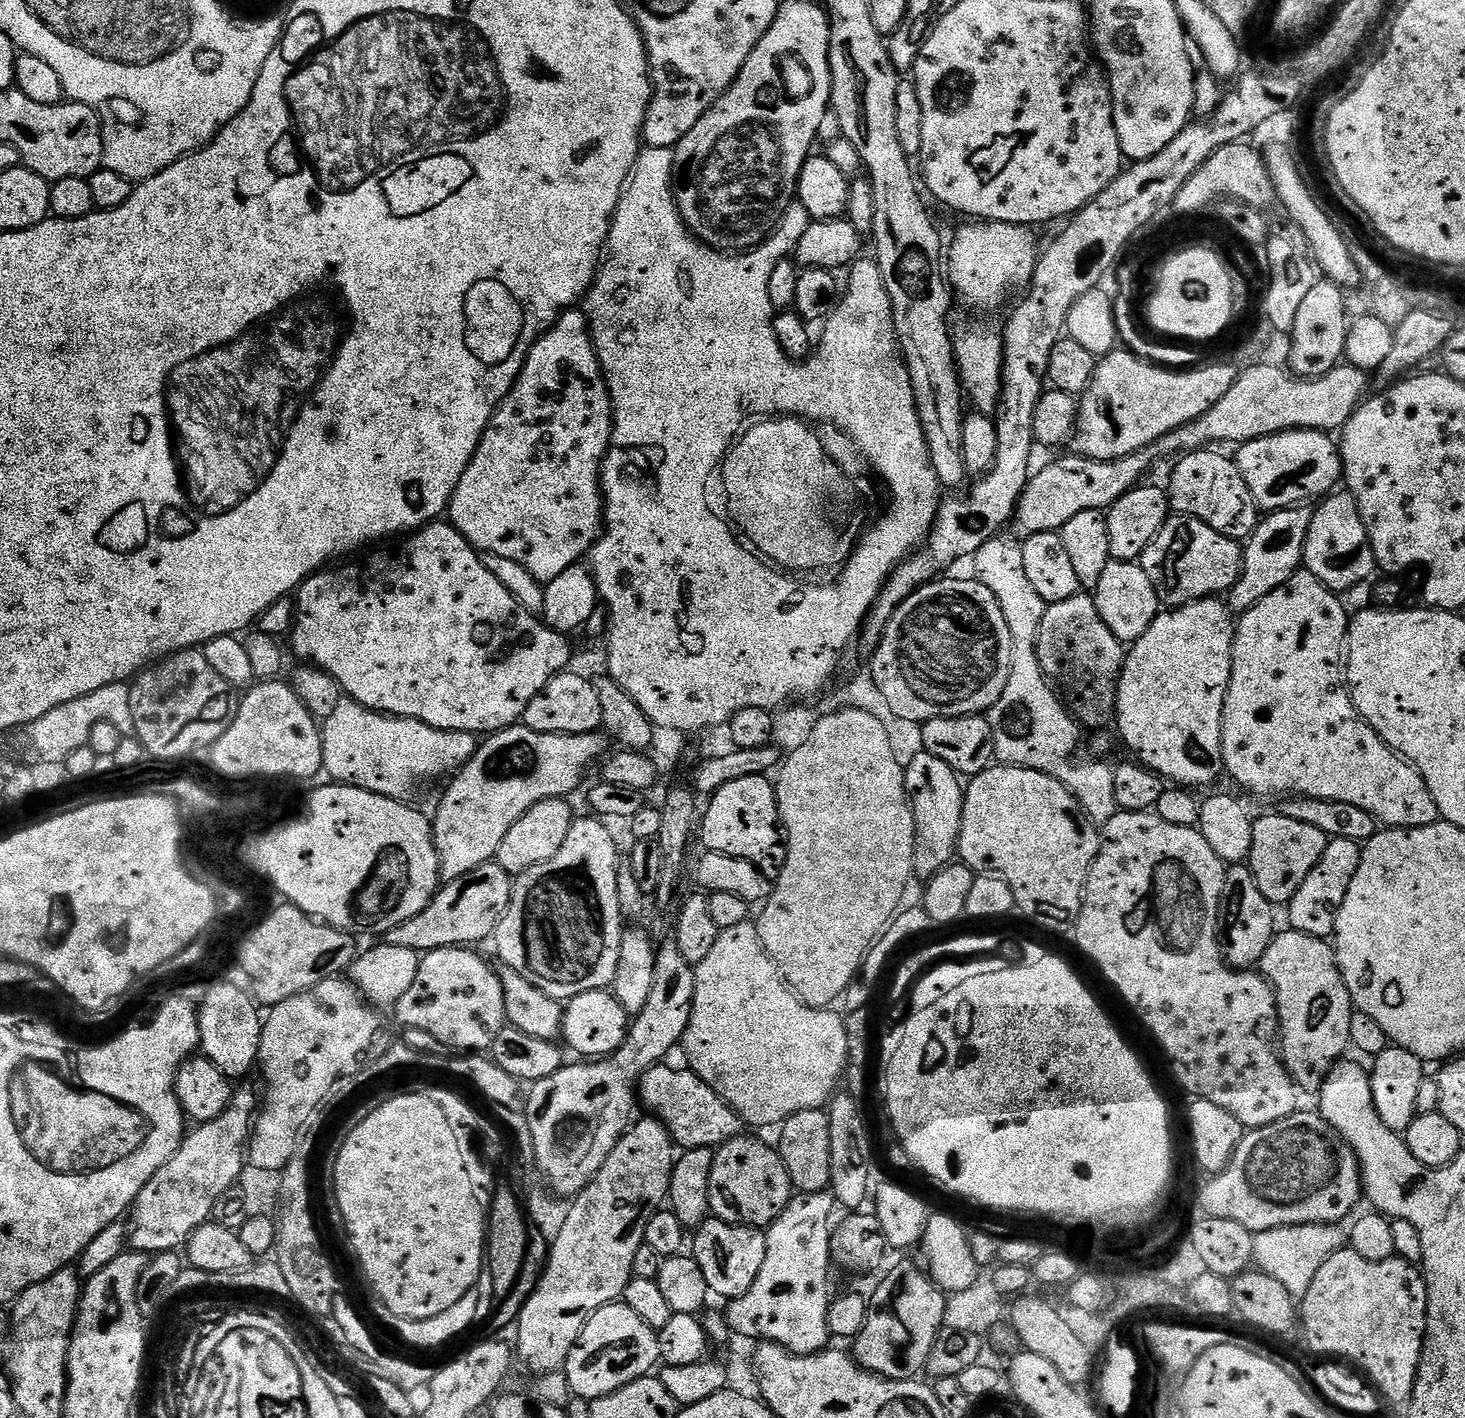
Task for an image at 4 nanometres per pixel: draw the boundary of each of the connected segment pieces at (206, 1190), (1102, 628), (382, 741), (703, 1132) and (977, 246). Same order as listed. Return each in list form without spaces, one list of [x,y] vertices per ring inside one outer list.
[[[237,1087],[232,1094],[232,1104],[218,1118],[214,1118],[205,1124],[196,1124],[195,1127],[185,1135],[184,1141],[178,1146],[178,1154],[174,1154],[174,1158],[170,1158],[170,1162],[166,1162],[166,1166],[162,1166],[162,1170],[158,1170],[158,1174],[154,1174],[154,1178],[150,1178],[150,1182],[146,1182],[146,1186],[142,1186],[142,1194],[138,1194],[138,1198],[133,1202],[130,1209],[130,1217],[132,1216],[132,1228],[127,1229],[126,1236],[130,1241],[130,1248],[133,1252],[143,1252],[145,1254],[153,1254],[152,1252],[172,1252],[175,1248],[183,1249],[188,1243],[188,1239],[195,1234],[195,1231],[202,1227],[203,1224],[212,1220],[212,1211],[218,1202],[218,1198],[222,1198],[222,1194],[226,1194],[226,1190],[236,1187],[241,1179],[244,1168],[246,1169],[246,1149],[249,1139],[252,1135],[252,1125],[254,1117],[258,1112],[258,1092],[252,1088]]]
[[[1081,590],[1074,598],[1066,598],[1066,602],[1047,605],[1038,630],[1036,649],[1044,675],[1058,689],[1077,724],[1085,729],[1104,730],[1107,724],[1109,727],[1115,721],[1118,682],[1126,648],[1114,638],[1110,626],[1102,622],[1095,595]]]
[[[342,698],[334,714],[322,722],[322,735],[322,772],[329,781],[405,802],[413,799],[424,780],[459,772],[478,747],[473,733],[447,732],[414,718],[371,712],[347,698]]]
[[[661,1062],[646,1070],[638,1083],[638,1100],[641,1105],[649,1108],[651,1115],[664,1125],[672,1136],[672,1143],[677,1149],[687,1150],[690,1148],[710,1148],[725,1144],[727,1140],[733,1140],[735,1136],[741,1135],[742,1121],[740,1115],[722,1097],[711,1088],[697,1072],[681,1066],[680,1069],[671,1068],[671,1063]]]
[[[997,220],[968,222],[965,228],[958,229],[952,248],[950,244],[946,252],[946,275],[959,303],[961,300],[968,308],[988,312],[1002,307],[1015,288],[1027,289],[1038,259],[1036,236],[1032,232],[1035,231],[1023,224],[1003,224]]]

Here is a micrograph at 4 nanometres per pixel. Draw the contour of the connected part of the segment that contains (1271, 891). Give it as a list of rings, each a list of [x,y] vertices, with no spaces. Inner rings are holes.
[[[1279,814],[1253,819],[1252,829],[1254,842],[1246,863],[1254,874],[1254,882],[1258,882],[1258,890],[1273,906],[1287,905],[1298,894],[1298,886],[1306,882],[1306,874],[1322,858],[1330,838],[1314,826],[1306,826],[1306,822],[1294,822],[1294,818]]]

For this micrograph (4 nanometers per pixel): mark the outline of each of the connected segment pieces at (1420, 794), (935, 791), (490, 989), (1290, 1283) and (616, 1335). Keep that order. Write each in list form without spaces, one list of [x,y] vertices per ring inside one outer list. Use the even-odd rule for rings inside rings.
[[[1301,570],[1239,617],[1232,637],[1232,673],[1222,718],[1224,772],[1256,796],[1284,798],[1291,794],[1350,802],[1350,806],[1362,806],[1381,825],[1425,828],[1440,820],[1426,782],[1361,718],[1348,693],[1342,669],[1350,612],[1340,600],[1314,574]]]
[[[922,751],[918,753],[914,760],[905,767],[905,784],[908,790],[908,798],[912,801],[912,813],[914,814],[914,830],[916,831],[916,837],[914,838],[914,866],[912,867],[913,873],[918,877],[921,876],[921,881],[927,882],[934,874],[938,874],[938,870],[942,870],[946,865],[953,863],[957,859],[958,849],[960,847],[960,831],[962,830],[962,810],[964,809],[964,788],[957,773],[953,769],[946,765],[946,762],[940,758],[935,758],[929,752]]]
[[[468,946],[423,953],[418,974],[410,990],[394,1005],[394,1012],[402,1027],[425,1032],[445,1044],[445,1049],[461,1048],[459,1051],[464,1054],[480,1054],[491,1049],[494,1038],[506,1027],[504,991],[500,988],[497,969],[492,969]]]
[[[1303,1224],[1275,1228],[1253,1235],[1255,1267],[1277,1282],[1282,1282],[1294,1298],[1303,1298],[1314,1282],[1314,1274],[1322,1270],[1322,1262],[1330,1258],[1346,1244],[1346,1232],[1343,1227],[1334,1224]]]
[[[617,1302],[602,1306],[589,1318],[578,1342],[570,1350],[562,1372],[568,1378],[568,1391],[572,1396],[593,1401],[649,1375],[660,1363],[657,1329],[646,1326],[630,1306]]]

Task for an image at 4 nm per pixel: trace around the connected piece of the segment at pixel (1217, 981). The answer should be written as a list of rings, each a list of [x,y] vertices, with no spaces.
[[[1117,811],[1114,818],[1110,818],[1102,825],[1102,839],[1100,849],[1088,872],[1088,881],[1084,884],[1084,901],[1080,907],[1080,916],[1076,919],[1074,933],[1076,944],[1100,967],[1100,972],[1116,987],[1116,992],[1136,1011],[1136,1016],[1152,1031],[1154,1039],[1160,1043],[1162,1051],[1168,1055],[1172,1063],[1172,1072],[1176,1080],[1189,1092],[1189,1097],[1199,1098],[1206,1102],[1214,1102],[1214,1106],[1222,1106],[1222,1110],[1230,1110],[1238,1122],[1242,1122],[1245,1129],[1270,1126],[1270,1122],[1282,1122],[1282,1118],[1293,1116],[1297,1110],[1296,1104],[1301,1093],[1288,1071],[1284,1068],[1283,1061],[1278,1055],[1278,1048],[1274,1041],[1278,1036],[1278,1021],[1276,1018],[1276,994],[1272,985],[1264,979],[1263,975],[1252,970],[1233,970],[1228,967],[1224,955],[1220,952],[1220,940],[1216,936],[1218,926],[1218,906],[1222,898],[1224,885],[1225,863],[1210,850],[1210,842],[1200,833],[1199,827],[1187,828],[1174,826],[1157,816],[1155,811],[1125,812]]]

